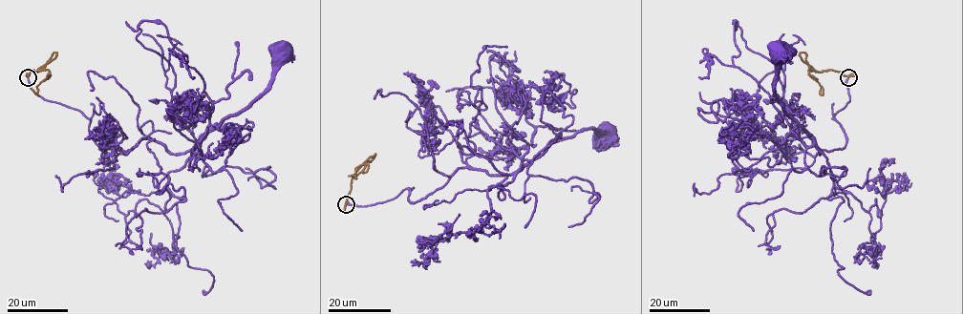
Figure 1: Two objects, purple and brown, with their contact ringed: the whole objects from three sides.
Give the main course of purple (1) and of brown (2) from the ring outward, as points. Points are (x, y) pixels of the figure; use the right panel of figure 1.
1: (848, 77), (850, 99), (832, 117), (846, 143), (826, 151), (812, 139), (820, 154), (775, 94), (783, 54)
2: (848, 77), (834, 70), (808, 70), (822, 88), (822, 94), (821, 88)

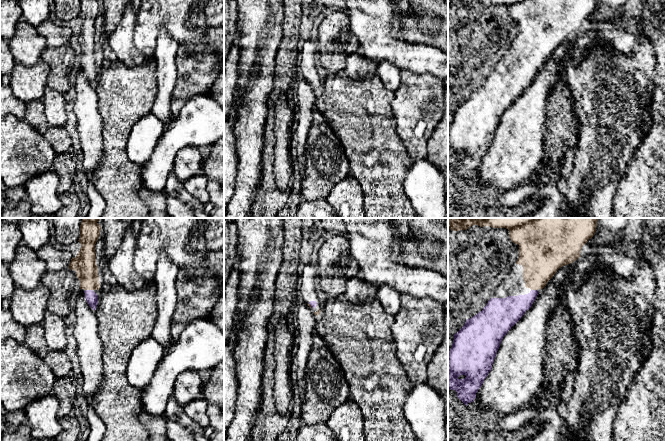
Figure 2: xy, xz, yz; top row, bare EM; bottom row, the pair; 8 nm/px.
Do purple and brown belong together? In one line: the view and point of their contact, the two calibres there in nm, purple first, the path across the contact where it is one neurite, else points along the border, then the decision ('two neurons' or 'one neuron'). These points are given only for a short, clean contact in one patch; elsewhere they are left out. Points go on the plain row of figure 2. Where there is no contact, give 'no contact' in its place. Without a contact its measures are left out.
xy (89, 66) | 100/180 nm | across xy (91, 73), (89, 66), (89, 54), (84, 39) | one neuron

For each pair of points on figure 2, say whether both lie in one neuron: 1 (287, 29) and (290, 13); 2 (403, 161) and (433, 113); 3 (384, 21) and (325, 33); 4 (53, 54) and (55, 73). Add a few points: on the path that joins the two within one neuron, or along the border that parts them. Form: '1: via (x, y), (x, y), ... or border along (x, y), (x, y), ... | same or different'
1: via (290, 25), (290, 17) | same
2: border along (397, 132), (406, 152), (414, 159) | different
3: border along (346, 12), (349, 27), (359, 43), (359, 50) | different
4: via (55, 59), (55, 68) | same

